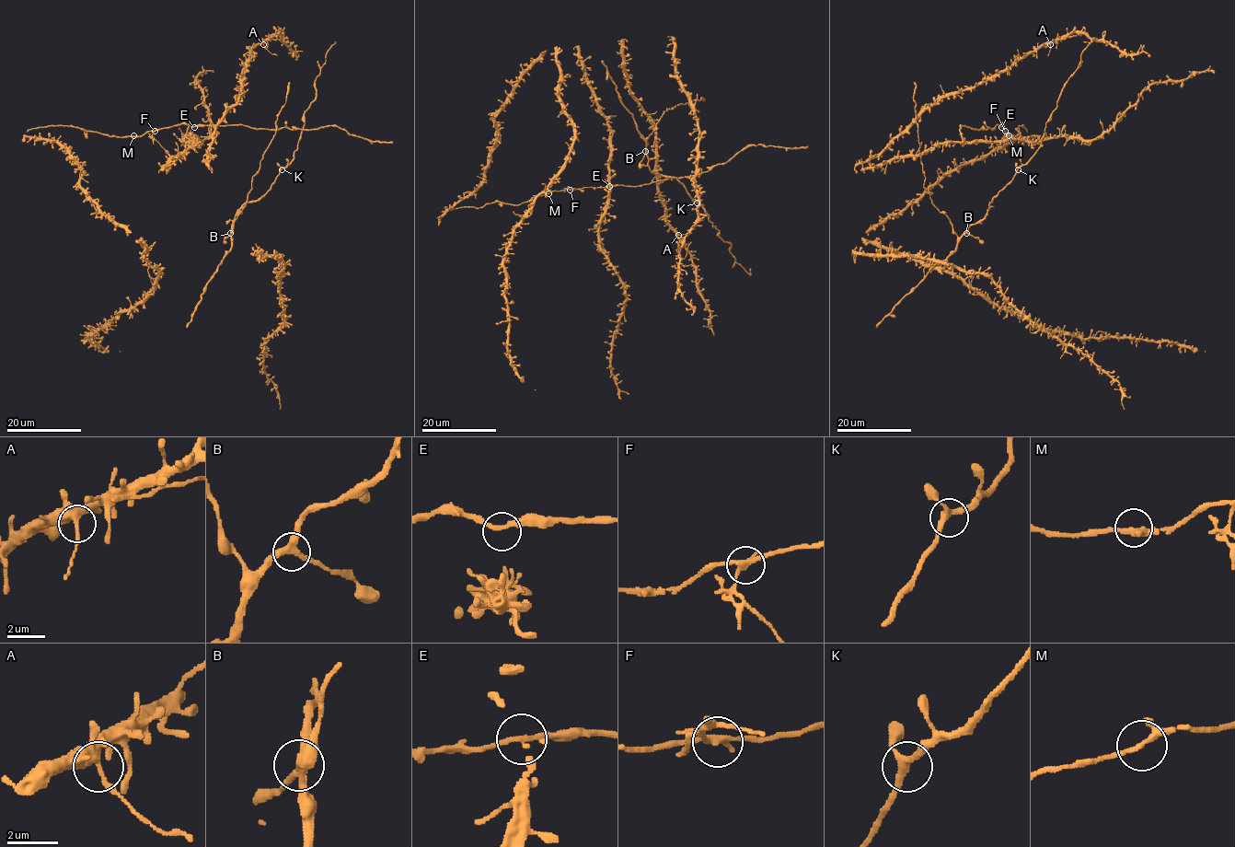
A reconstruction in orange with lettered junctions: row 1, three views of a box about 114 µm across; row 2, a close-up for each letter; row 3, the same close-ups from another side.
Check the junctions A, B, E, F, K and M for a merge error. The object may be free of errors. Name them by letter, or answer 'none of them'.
F

